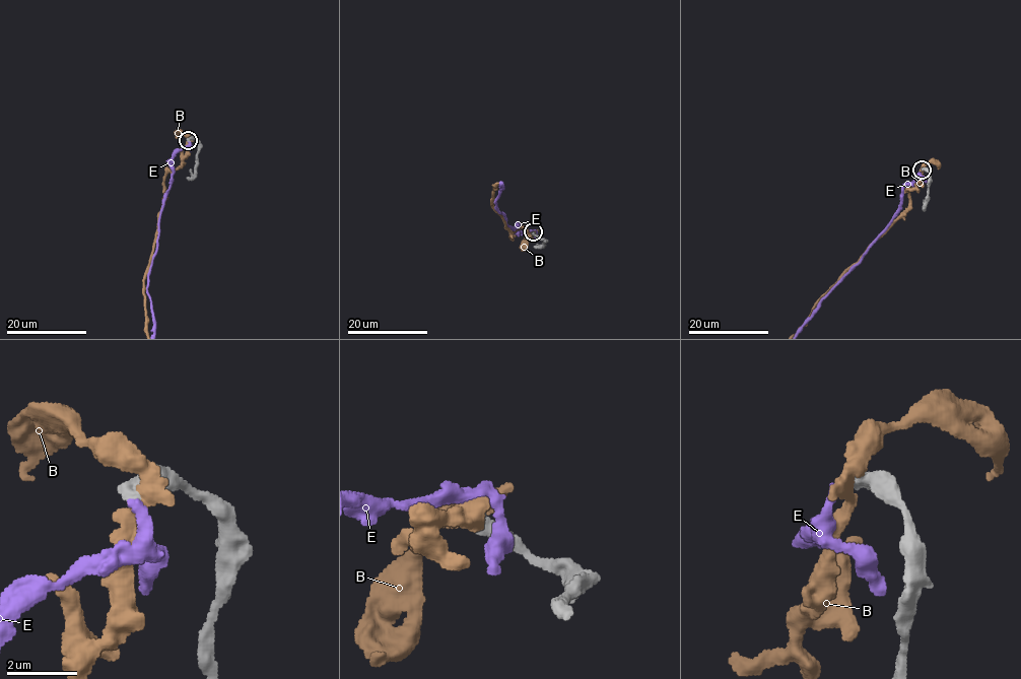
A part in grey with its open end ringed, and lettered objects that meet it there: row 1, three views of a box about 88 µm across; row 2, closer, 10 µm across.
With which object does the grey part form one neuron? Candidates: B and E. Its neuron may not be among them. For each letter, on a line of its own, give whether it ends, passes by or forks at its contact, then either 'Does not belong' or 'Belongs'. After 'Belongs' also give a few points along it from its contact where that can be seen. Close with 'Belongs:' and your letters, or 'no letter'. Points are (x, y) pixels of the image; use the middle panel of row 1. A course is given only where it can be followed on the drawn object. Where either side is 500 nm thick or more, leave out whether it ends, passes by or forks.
B: Does not belong
E: It ends there. Belongs
Belongs: E

